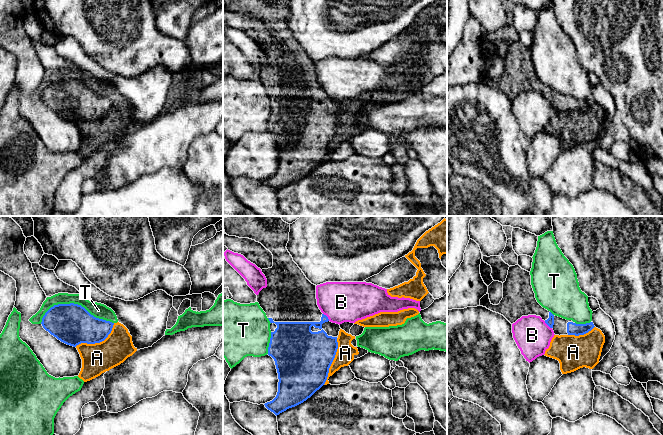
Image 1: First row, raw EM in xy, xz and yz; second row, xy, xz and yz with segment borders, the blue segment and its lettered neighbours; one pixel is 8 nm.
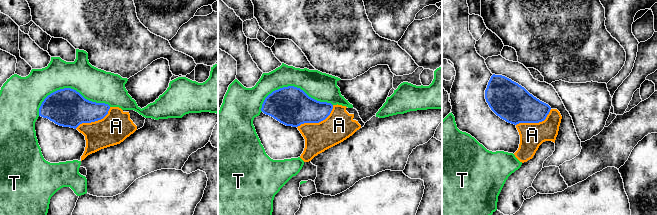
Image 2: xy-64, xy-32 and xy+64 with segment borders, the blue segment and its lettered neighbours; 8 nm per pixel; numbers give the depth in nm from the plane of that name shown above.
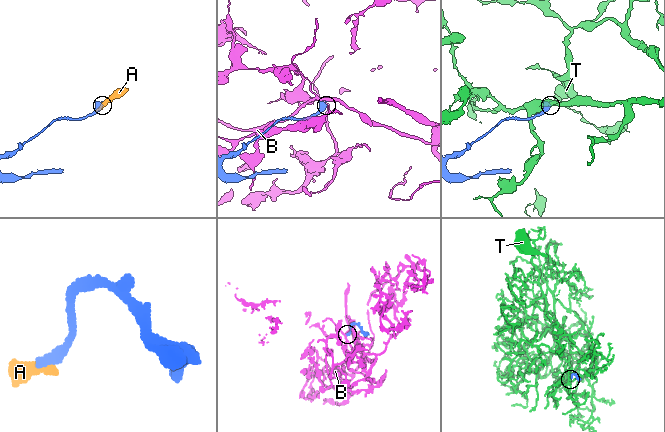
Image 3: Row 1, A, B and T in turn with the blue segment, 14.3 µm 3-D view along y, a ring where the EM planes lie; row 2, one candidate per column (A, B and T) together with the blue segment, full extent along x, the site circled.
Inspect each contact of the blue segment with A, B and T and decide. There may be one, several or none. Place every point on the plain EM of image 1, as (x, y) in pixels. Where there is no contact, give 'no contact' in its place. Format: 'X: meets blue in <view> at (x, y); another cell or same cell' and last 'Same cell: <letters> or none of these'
A: meets blue in xz at (332, 137); another cell
B: meets blue in xz at (327, 93); another cell
T: meets blue in xy at (75, 80); another cell
Same cell: none of these

